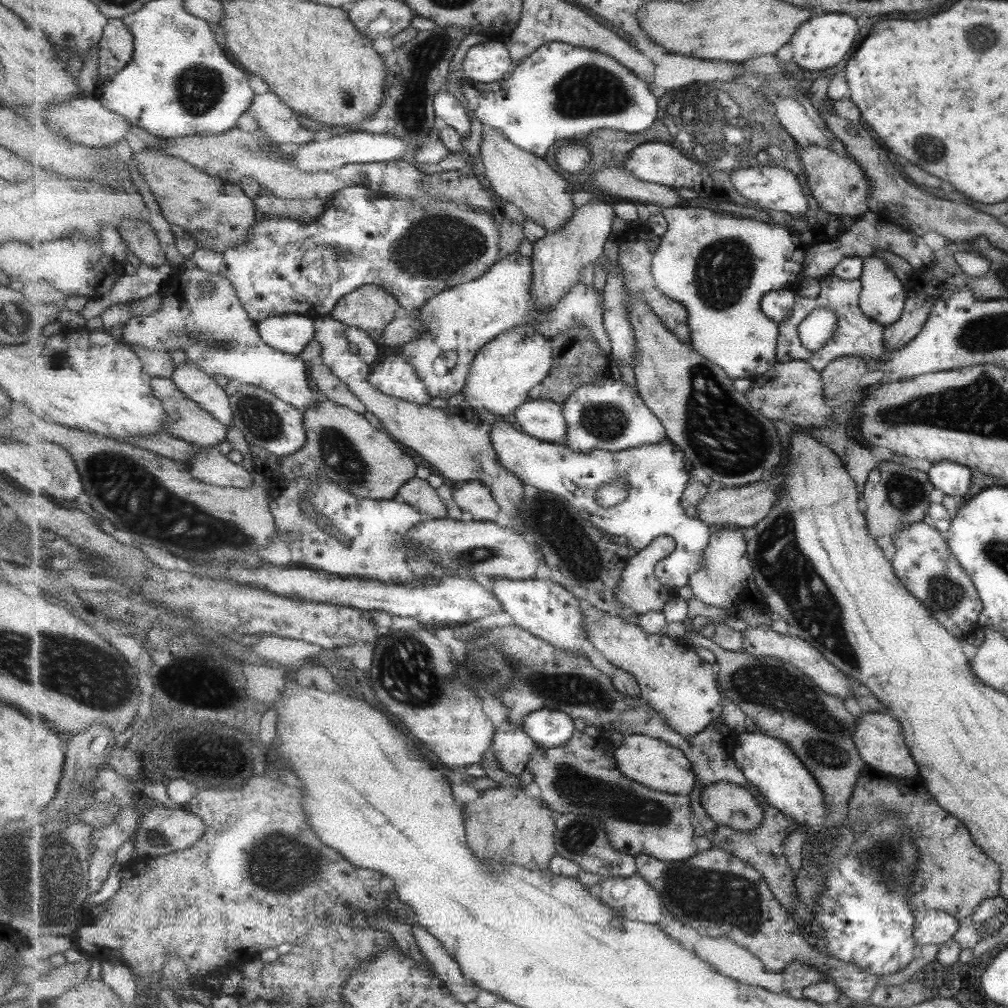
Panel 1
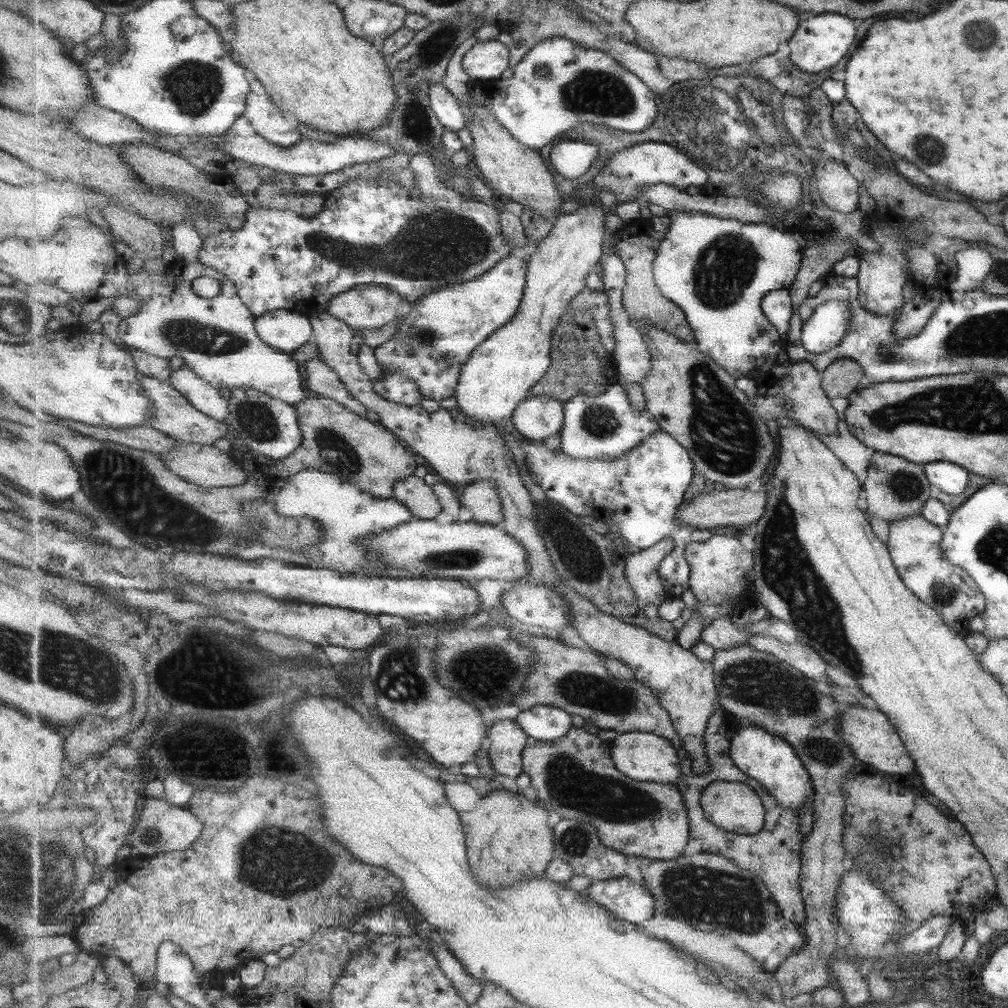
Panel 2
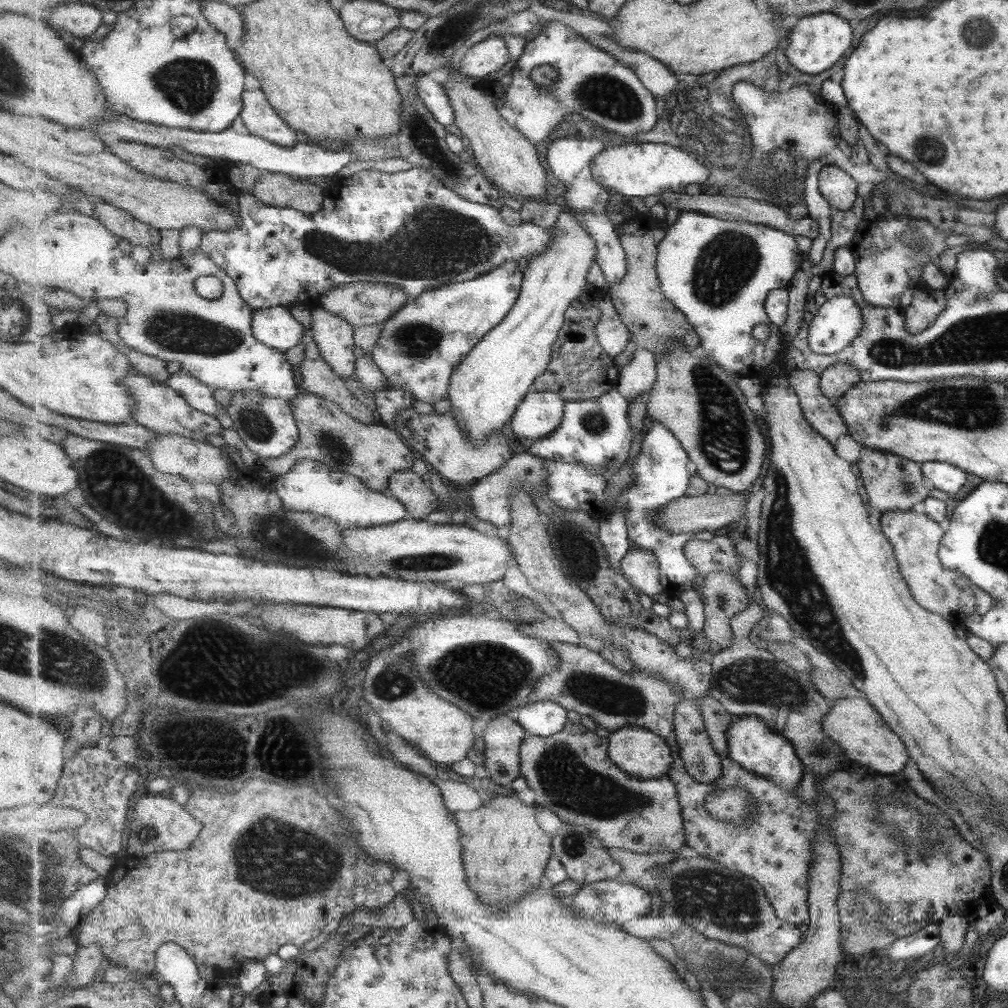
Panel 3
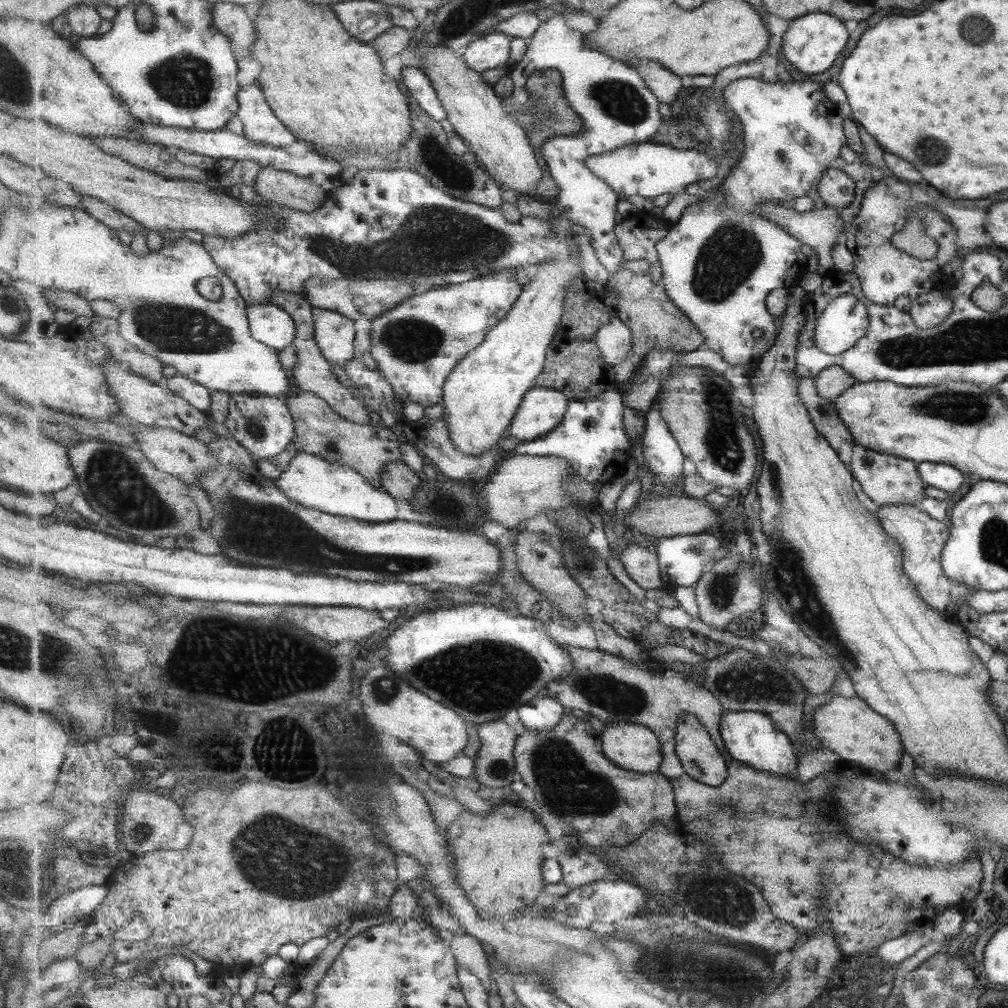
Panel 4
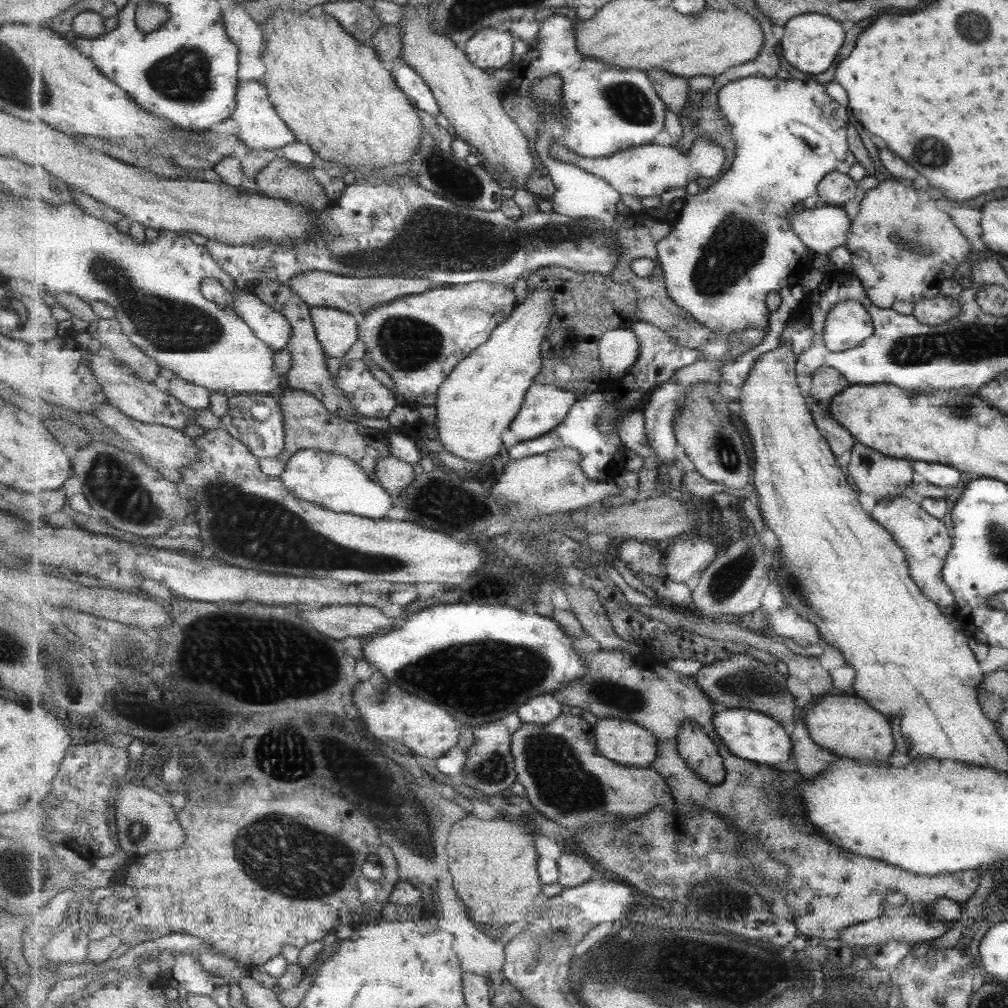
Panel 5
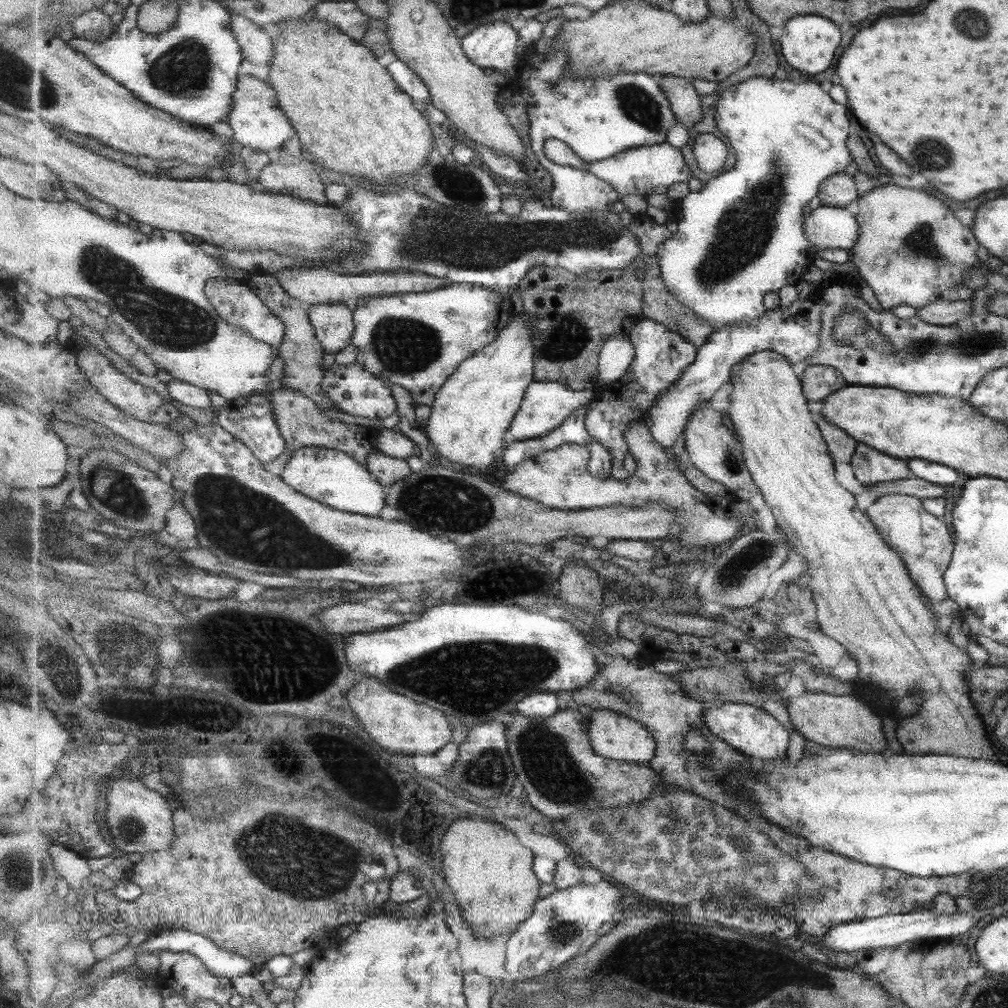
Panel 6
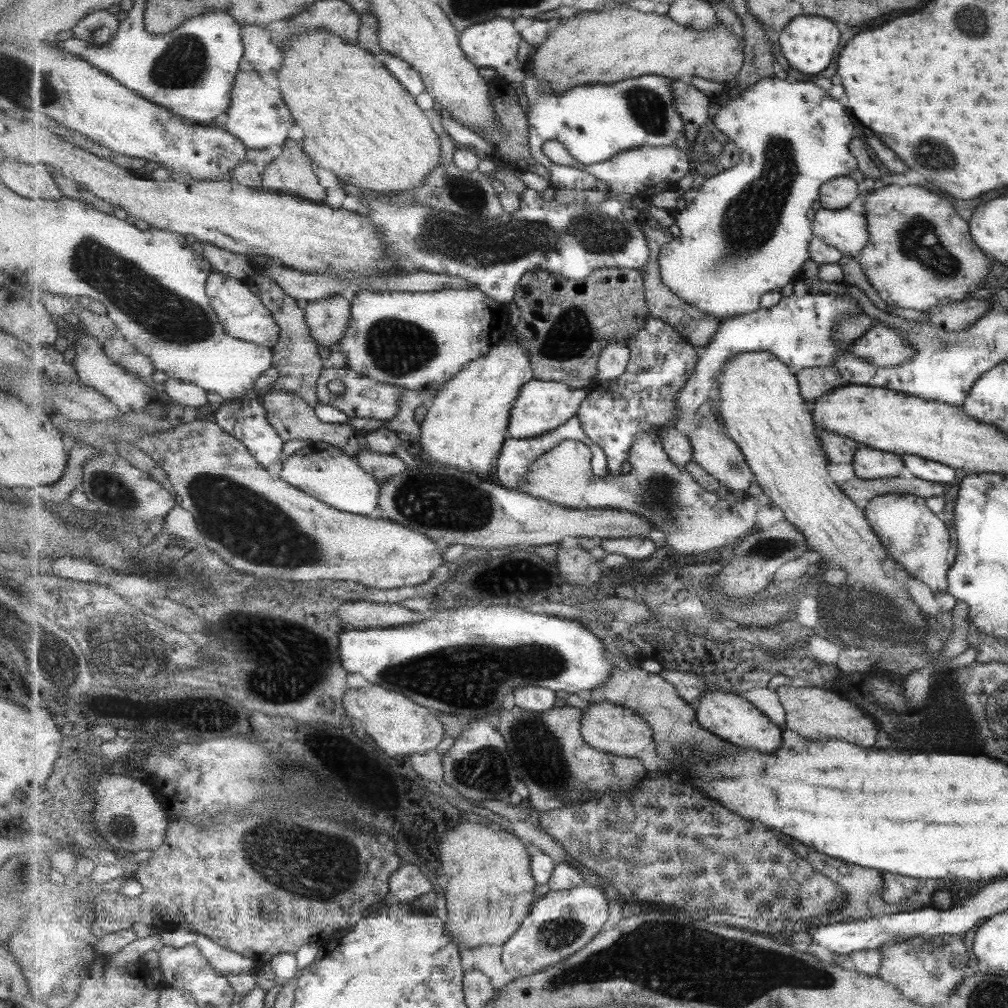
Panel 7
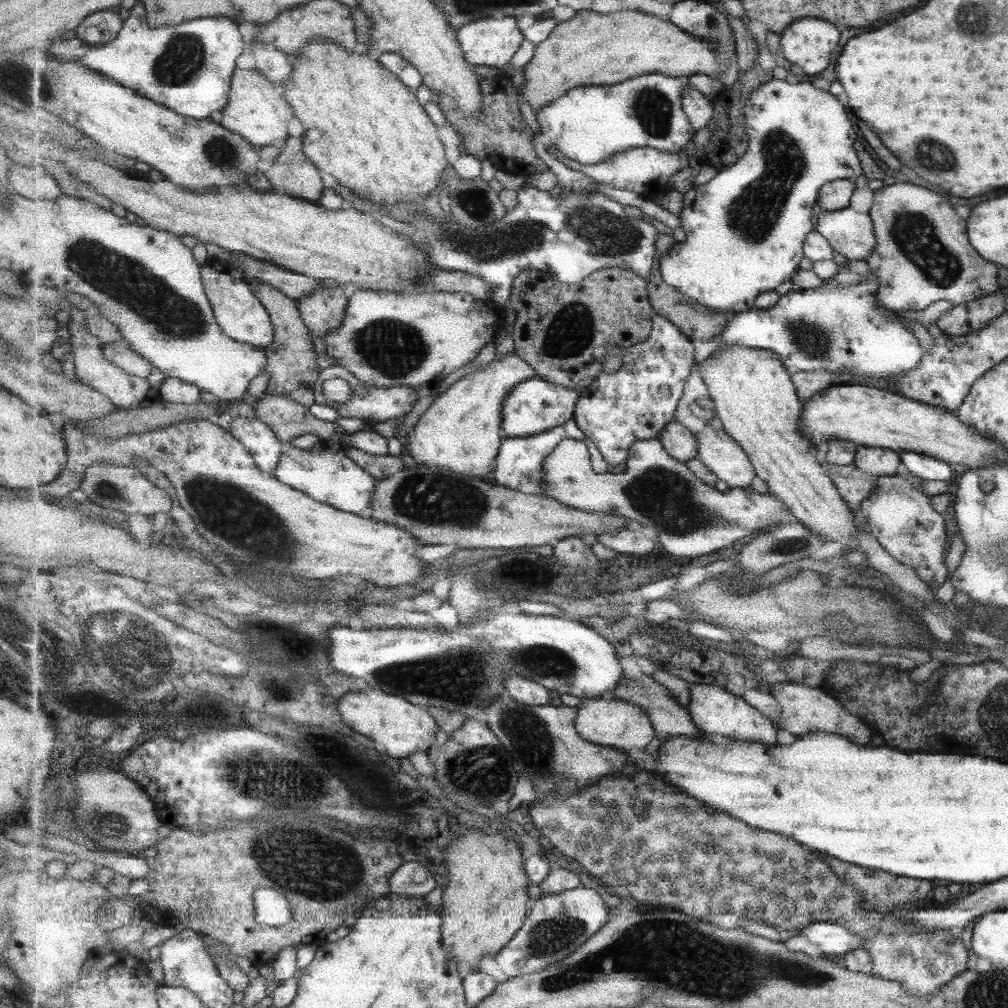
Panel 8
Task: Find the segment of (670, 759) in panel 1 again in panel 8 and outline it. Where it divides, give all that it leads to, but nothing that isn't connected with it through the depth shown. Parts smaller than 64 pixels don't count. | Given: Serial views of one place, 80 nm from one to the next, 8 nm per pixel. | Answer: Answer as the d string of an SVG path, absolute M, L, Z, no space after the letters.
M607 697L582 700L578 707L576 727L579 734L589 742L599 743L603 746L613 747L615 750L643 749L651 744L655 738L656 730L647 711L635 703L609 699Z

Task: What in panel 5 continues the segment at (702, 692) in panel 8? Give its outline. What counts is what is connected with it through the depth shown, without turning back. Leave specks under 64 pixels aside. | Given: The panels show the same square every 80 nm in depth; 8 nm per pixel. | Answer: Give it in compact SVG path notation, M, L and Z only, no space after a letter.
M730 708L715 713L714 725L731 752L739 758L771 768L782 768L791 760L791 750L794 750L792 737L786 727L771 715L748 708Z

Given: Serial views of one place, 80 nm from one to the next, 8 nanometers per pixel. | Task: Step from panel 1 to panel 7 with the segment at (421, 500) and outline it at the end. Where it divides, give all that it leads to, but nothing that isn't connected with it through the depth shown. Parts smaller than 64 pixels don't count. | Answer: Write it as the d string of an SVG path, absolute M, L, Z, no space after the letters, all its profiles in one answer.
M369 449L362 450L353 457L358 461L359 466L362 466L369 474L373 474L381 483L409 468L396 455L379 454Z

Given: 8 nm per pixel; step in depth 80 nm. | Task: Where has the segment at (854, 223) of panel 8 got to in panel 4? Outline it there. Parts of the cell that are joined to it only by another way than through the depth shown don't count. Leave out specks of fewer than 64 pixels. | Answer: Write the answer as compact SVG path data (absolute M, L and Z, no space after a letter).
M760 204L756 208L756 214L763 215L768 219L773 219L779 223L789 234L800 239L803 243L810 246L818 252L819 267L821 272L828 272L835 269L834 256L832 255L834 246L836 245L839 235L842 234L842 220L839 218L835 209L824 206L822 209L812 208L810 211L796 212L794 209L783 208L783 206L775 204Z

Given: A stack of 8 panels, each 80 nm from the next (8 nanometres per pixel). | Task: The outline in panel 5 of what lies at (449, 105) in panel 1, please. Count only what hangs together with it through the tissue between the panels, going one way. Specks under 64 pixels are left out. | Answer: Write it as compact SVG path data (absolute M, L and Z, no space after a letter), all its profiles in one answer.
M399 61L392 74L396 78L398 86L402 88L403 93L415 105L416 109L425 111L433 117L441 113L433 91L425 82L425 79L419 75L419 72L406 63L400 65Z

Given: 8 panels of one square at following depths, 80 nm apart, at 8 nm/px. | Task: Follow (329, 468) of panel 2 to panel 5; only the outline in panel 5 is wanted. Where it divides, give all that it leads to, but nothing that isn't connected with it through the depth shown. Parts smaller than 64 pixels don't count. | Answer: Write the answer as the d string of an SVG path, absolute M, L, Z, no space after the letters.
M285 387L278 393L278 396L283 409L283 418L286 421L286 449L276 458L284 465L283 471L277 476L281 480L287 470L287 464L300 450L317 449L348 456L351 460L358 462L359 466L362 466L363 470L373 478L376 478L375 470L378 458L392 455L389 450L389 432L387 430L369 428L341 418L327 410L327 407L323 406L322 399L301 389Z

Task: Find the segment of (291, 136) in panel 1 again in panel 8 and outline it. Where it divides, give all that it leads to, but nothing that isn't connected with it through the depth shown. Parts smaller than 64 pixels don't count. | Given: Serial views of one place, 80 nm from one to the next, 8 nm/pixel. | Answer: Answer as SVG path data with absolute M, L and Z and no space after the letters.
M235 70L232 78L230 102L217 120L224 127L243 135L255 147L282 144L289 137L289 122L295 118L295 110L276 84L257 70Z

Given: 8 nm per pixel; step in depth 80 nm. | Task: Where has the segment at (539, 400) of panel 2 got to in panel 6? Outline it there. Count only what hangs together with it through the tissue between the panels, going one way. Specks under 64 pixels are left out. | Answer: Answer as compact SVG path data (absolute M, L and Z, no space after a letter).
M533 381L527 388L519 412L515 415L509 430L509 438L515 436L515 440L529 440L549 434L552 430L558 429L571 414L575 413L582 406L587 405L595 397L597 388L583 390L571 390L570 387L560 382Z

